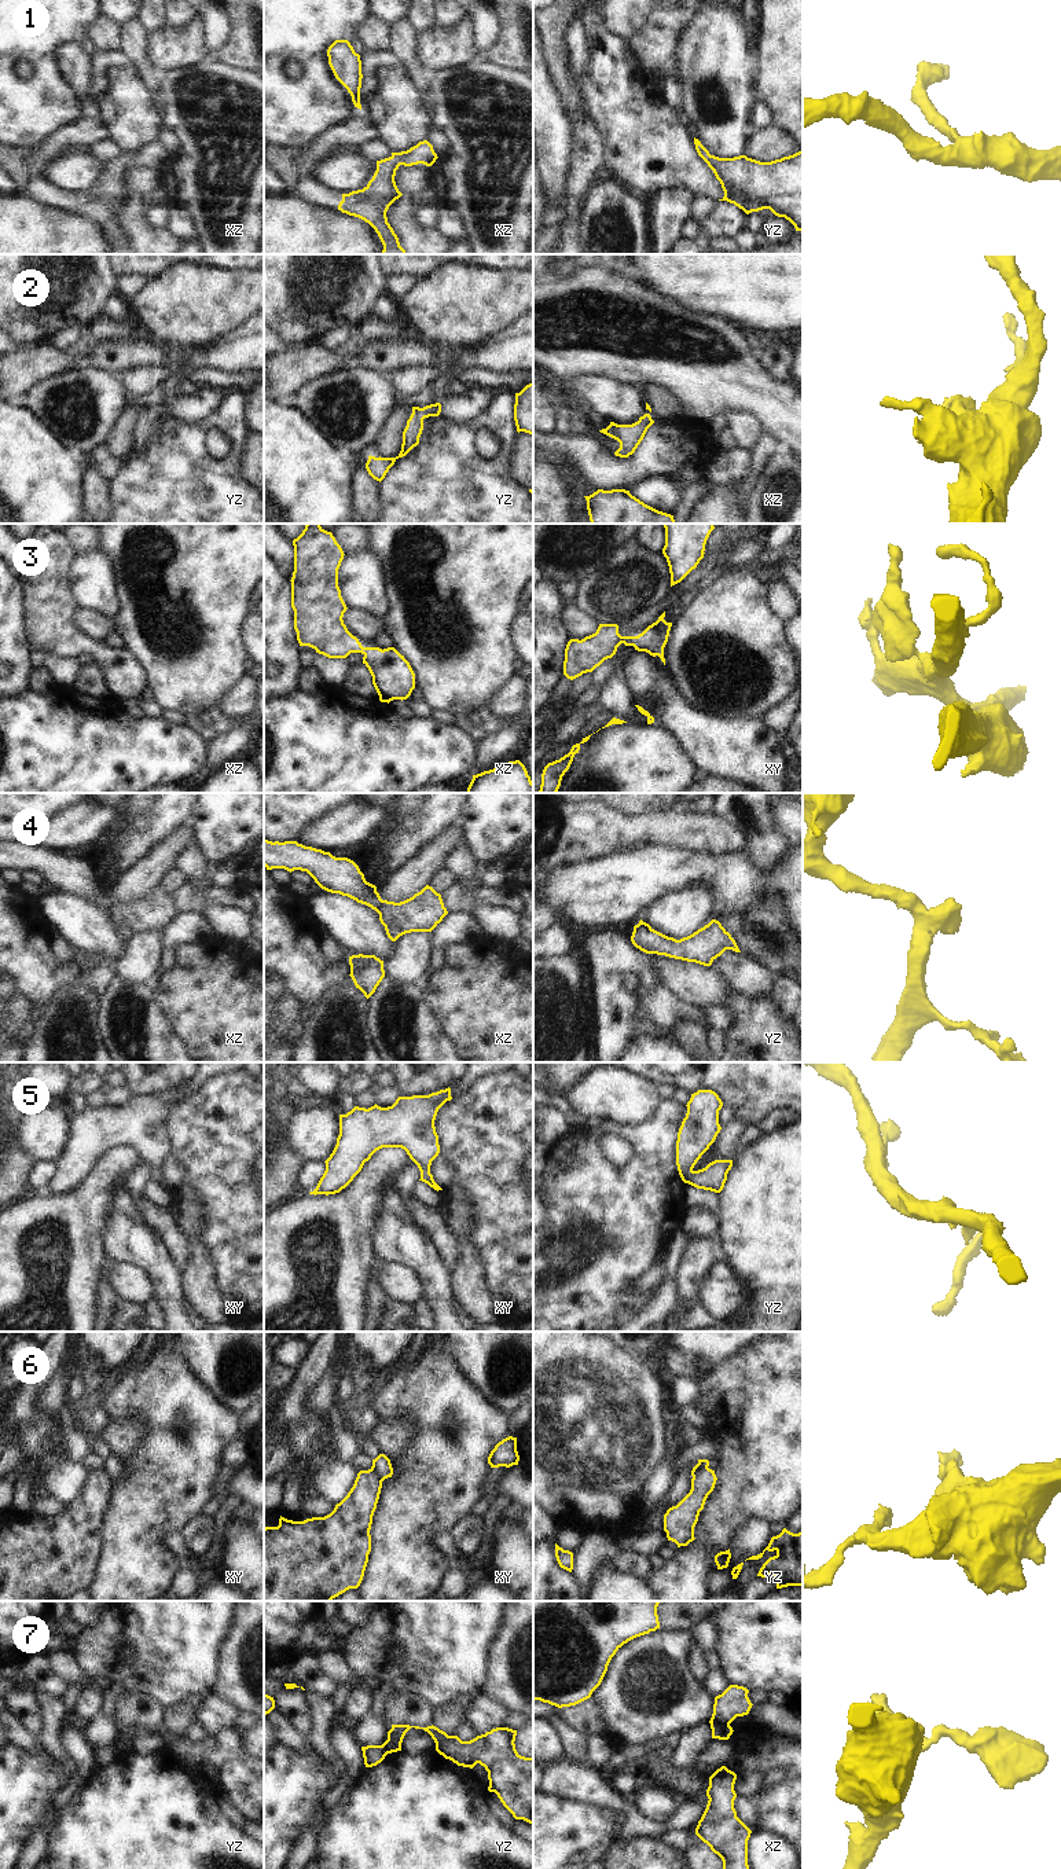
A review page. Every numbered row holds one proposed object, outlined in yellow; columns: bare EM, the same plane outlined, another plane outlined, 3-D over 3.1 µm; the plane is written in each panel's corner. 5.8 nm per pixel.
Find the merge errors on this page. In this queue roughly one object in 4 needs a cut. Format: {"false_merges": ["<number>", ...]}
{"false_merges": ["4", "6", "7"]}

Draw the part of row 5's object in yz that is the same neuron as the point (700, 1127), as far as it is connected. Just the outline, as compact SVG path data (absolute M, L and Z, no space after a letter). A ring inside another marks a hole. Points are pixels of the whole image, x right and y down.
M698 1090L691 1094L686 1106L687 1113L682 1121L676 1141L679 1175L684 1183L697 1189L720 1193L733 1167L733 1160L715 1160L698 1171L693 1168L722 1130L719 1110L723 1102L715 1091Z

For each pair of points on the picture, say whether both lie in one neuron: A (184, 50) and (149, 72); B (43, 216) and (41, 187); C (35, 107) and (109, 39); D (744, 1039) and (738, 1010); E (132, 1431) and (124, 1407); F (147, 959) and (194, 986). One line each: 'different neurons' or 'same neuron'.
A: different neurons
B: different neurons
C: different neurons
D: same neuron
E: different neurons
F: different neurons

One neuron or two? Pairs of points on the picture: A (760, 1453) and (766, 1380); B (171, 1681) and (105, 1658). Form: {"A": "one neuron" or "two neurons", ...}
{"A": "one neuron", "B": "one neuron"}

